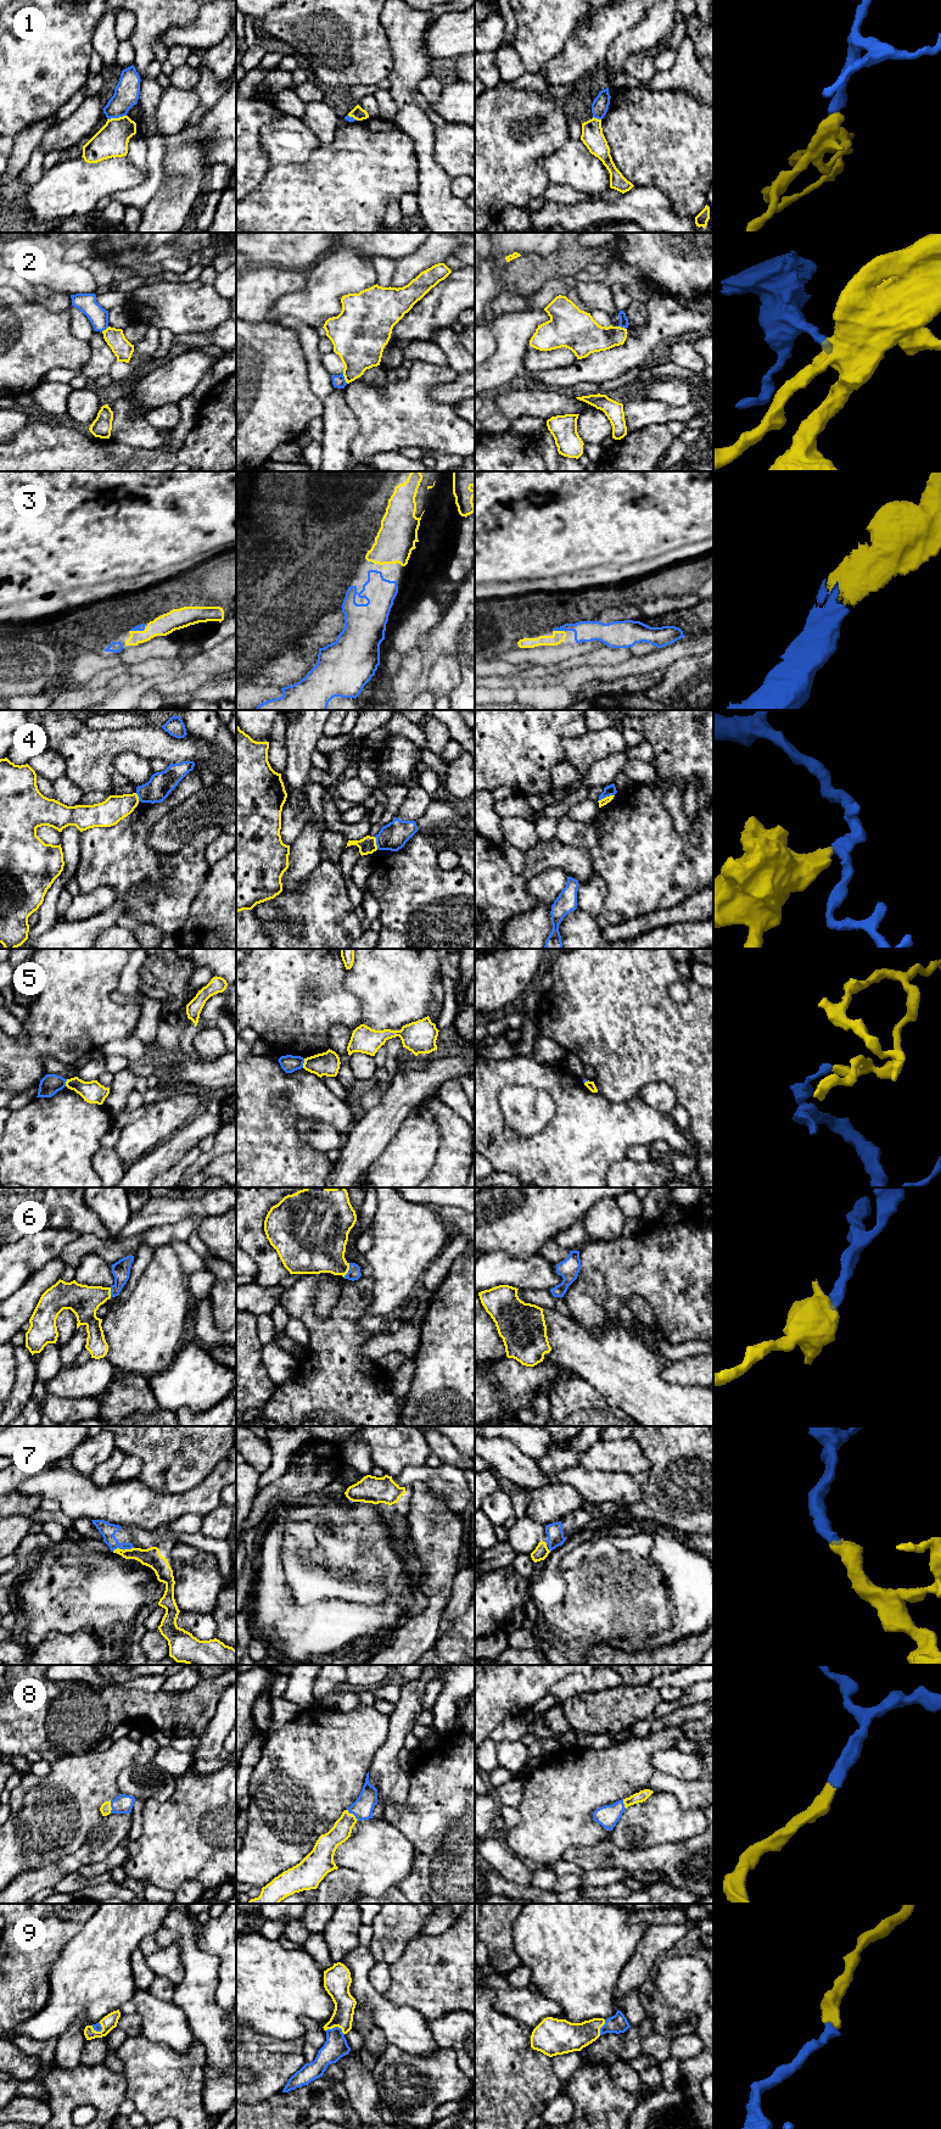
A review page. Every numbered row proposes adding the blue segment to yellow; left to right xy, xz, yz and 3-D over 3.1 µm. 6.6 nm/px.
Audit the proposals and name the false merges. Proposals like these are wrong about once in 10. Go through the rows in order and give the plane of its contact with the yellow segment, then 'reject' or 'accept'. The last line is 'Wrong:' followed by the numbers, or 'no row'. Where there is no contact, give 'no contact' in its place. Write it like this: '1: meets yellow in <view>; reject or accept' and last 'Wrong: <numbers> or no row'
1: meets yellow in xy; reject
2: meets yellow in xz; reject
3: meets yellow in yz; accept
4: meets yellow in yz; reject
5: meets yellow in xz; reject
6: meets yellow in xz; accept
7: meets yellow in xy; accept
8: meets yellow in xz; accept
9: meets yellow in xz; accept
Wrong: 1, 2, 4, 5

